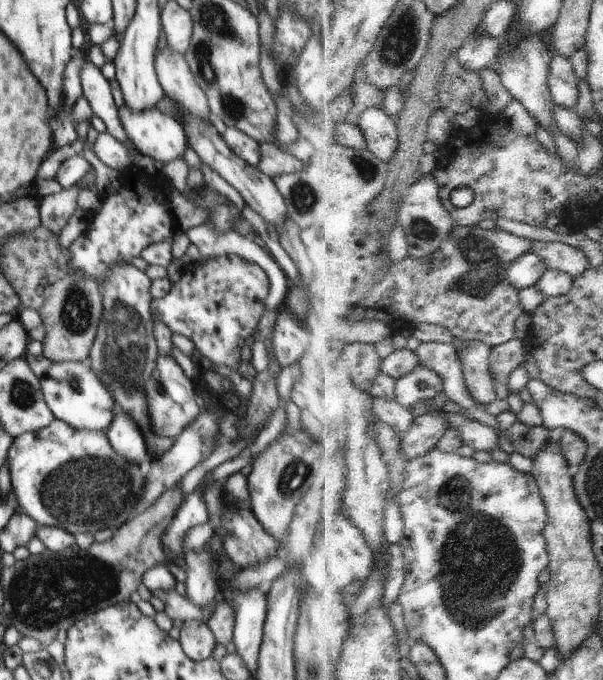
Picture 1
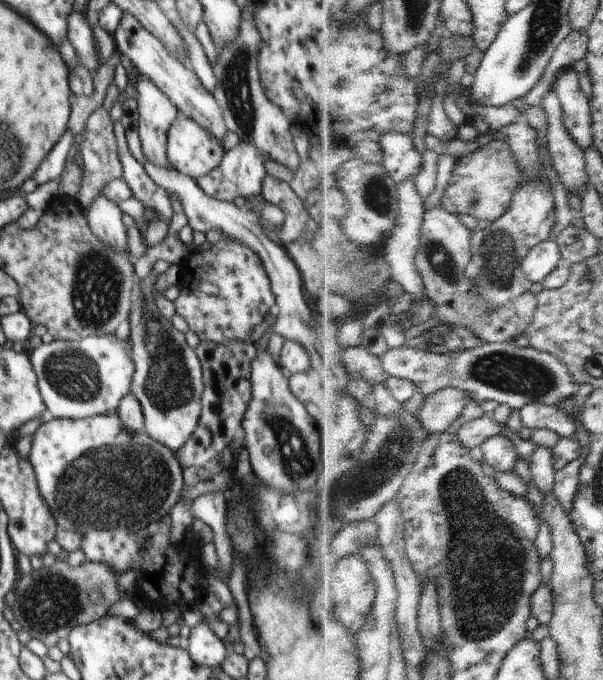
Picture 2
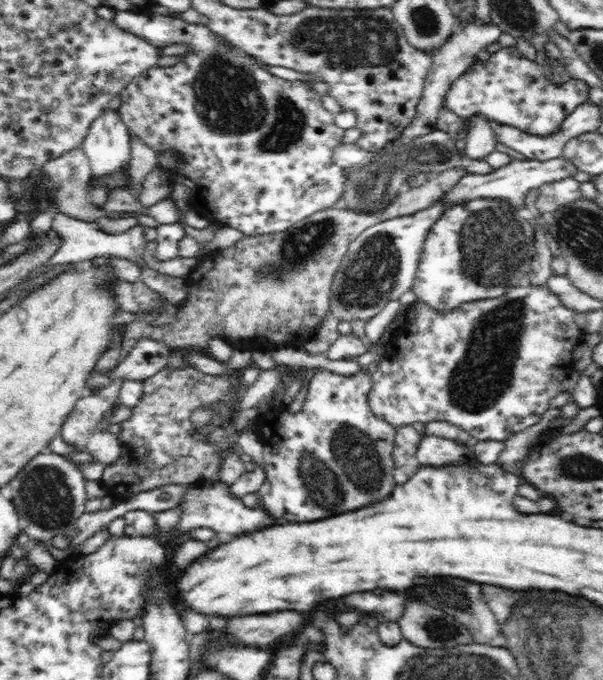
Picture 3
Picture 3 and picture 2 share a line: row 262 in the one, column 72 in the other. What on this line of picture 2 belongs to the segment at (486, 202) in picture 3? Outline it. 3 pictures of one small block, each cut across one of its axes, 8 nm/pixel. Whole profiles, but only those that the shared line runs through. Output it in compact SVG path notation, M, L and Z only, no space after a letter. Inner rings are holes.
M117 413L94 415L85 419L65 419L65 418L48 418L34 433L32 448L29 453L29 461L33 466L37 485L40 494L44 497L47 505L51 508L55 516L57 528L62 530L74 530L74 532L84 534L88 529L109 529L109 528L129 528L131 531L144 528L151 522L156 522L169 517L170 509L180 499L184 492L183 469L180 466L175 454L163 444L156 442L146 431L131 433L123 426L123 422Z

